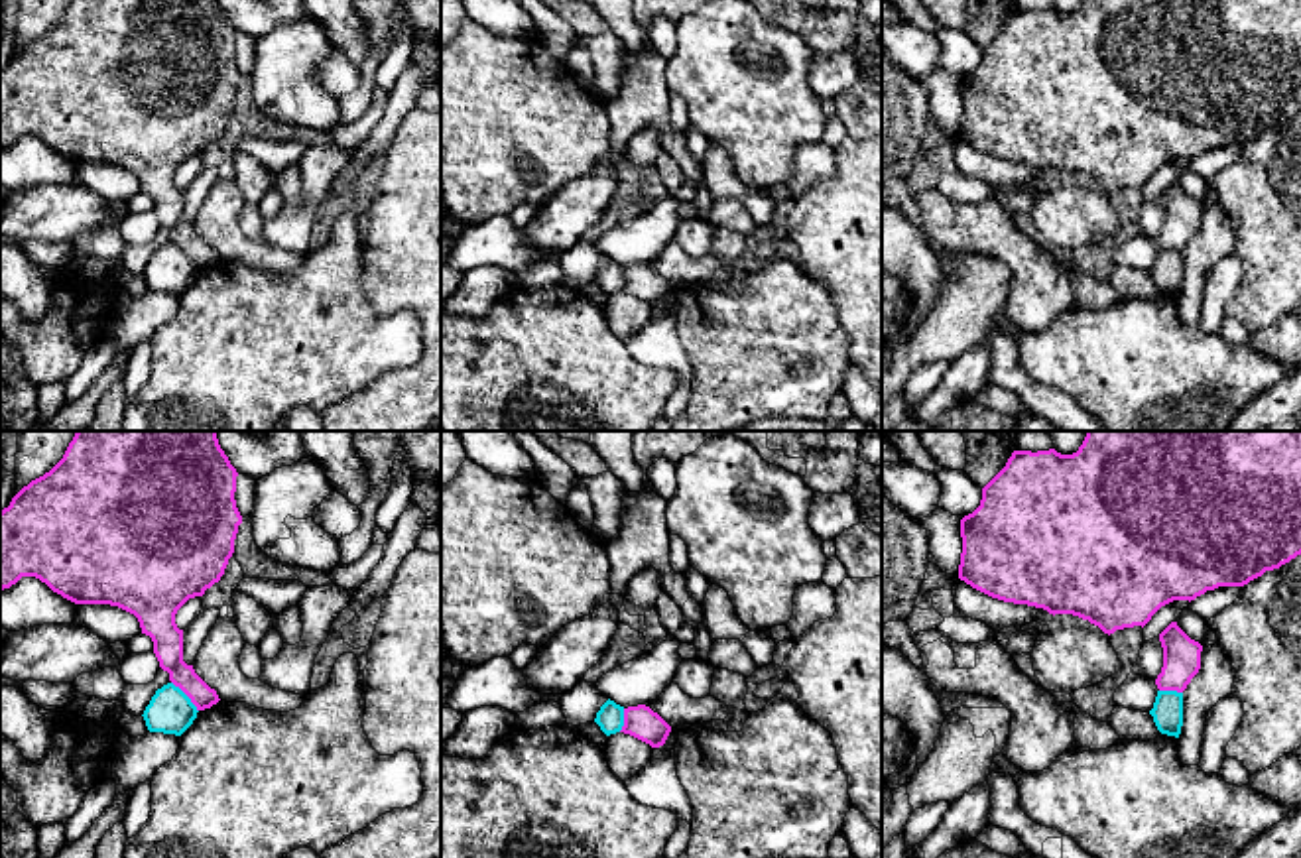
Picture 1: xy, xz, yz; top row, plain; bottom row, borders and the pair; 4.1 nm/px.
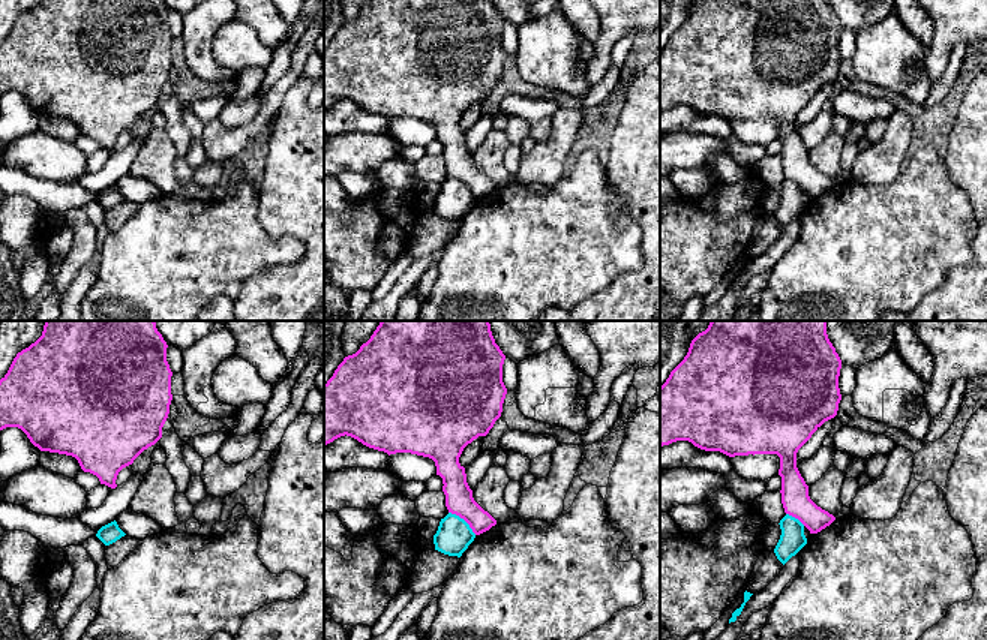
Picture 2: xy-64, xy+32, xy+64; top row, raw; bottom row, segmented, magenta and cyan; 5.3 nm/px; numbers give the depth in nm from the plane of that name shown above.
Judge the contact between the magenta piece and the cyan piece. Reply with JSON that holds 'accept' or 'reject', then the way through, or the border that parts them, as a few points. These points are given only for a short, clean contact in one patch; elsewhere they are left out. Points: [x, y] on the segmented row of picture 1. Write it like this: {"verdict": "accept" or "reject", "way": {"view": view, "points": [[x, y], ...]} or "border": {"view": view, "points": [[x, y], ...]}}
{"verdict": "reject", "border": {"view": "xy", "points": [[172, 681], [197, 711]]}}

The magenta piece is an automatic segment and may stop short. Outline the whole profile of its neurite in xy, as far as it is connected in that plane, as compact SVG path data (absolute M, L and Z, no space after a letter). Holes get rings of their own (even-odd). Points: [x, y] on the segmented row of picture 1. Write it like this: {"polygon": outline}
{"polygon": "M77 431L63 459L49 472L24 486L10 506L0 512L0 590L10 588L22 577L35 577L75 604L110 604L134 614L142 634L152 638L154 653L159 667L169 673L169 681L191 699L197 710L211 708L220 699L195 673L193 665L183 661L183 630L177 628L175 614L189 598L203 596L207 588L220 581L234 553L234 539L242 523L234 500L236 476L236 468L218 445L217 431Z"}

